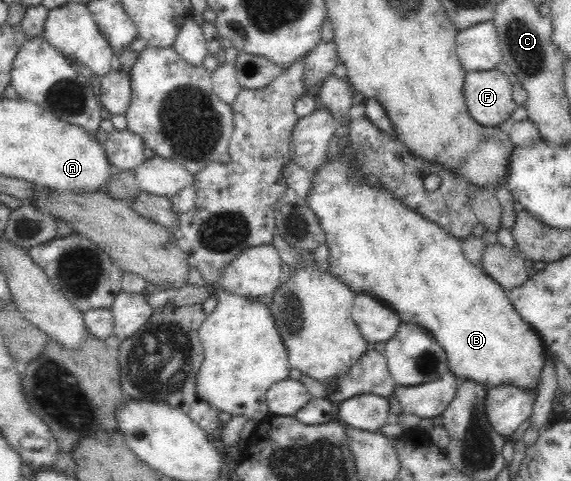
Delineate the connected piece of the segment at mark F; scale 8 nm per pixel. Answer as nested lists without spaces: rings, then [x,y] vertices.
[[[496,69],[490,71],[467,71],[462,88],[465,106],[473,121],[483,126],[504,126],[509,115],[517,109],[513,101],[512,84],[508,77]]]

